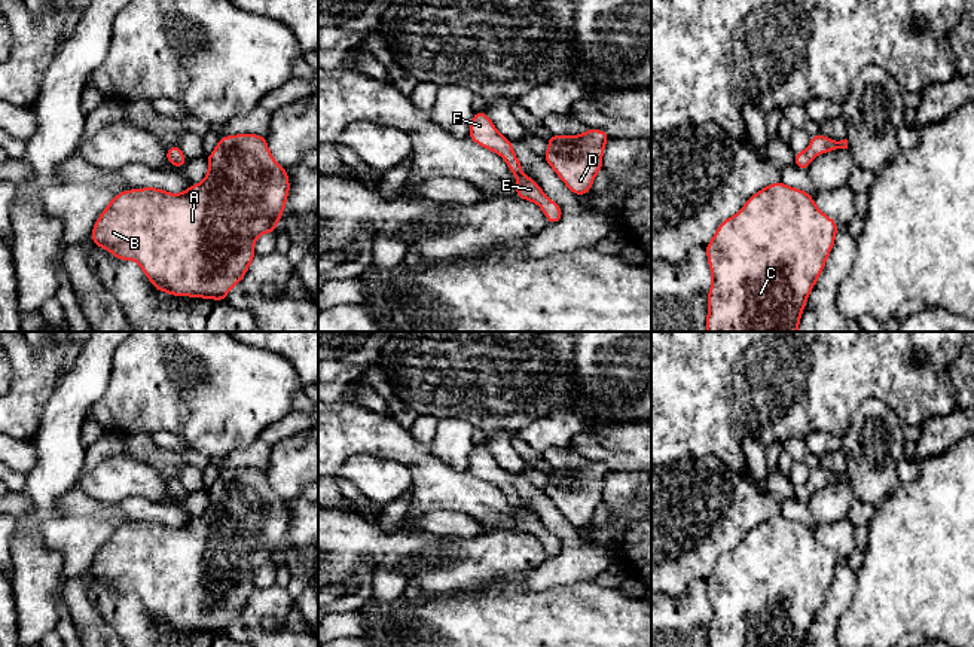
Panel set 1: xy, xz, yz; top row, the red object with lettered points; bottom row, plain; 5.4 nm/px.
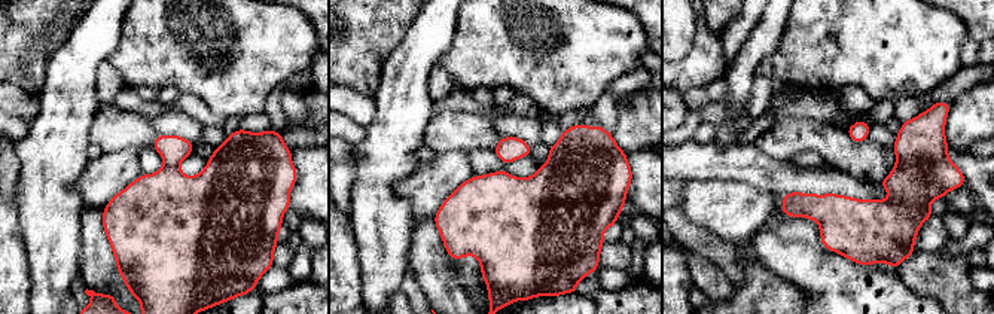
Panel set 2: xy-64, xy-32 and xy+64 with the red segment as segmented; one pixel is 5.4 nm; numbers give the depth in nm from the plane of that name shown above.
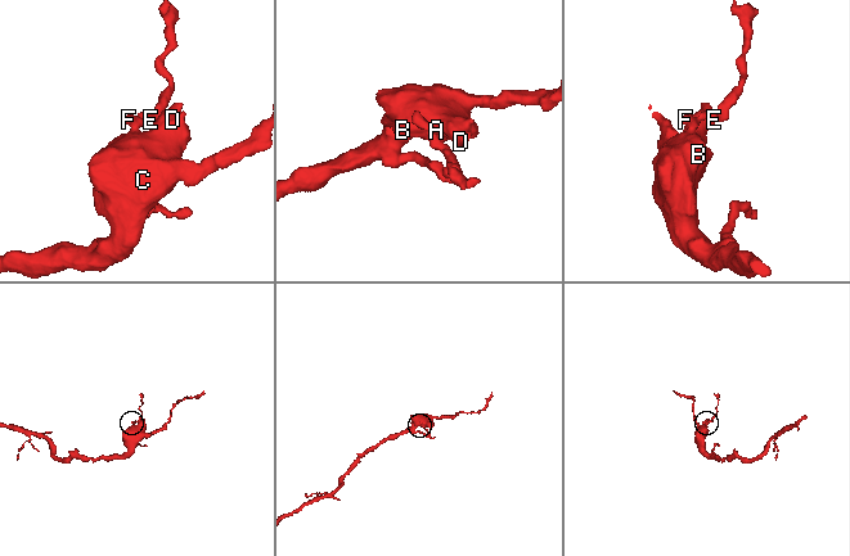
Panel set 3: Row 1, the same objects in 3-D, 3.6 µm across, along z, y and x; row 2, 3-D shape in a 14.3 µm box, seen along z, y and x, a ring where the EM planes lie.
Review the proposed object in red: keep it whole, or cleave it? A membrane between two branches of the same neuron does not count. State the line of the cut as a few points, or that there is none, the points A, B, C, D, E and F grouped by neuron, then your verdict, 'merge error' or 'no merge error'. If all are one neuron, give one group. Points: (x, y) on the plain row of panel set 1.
no cut; A B C D E F; no merge error

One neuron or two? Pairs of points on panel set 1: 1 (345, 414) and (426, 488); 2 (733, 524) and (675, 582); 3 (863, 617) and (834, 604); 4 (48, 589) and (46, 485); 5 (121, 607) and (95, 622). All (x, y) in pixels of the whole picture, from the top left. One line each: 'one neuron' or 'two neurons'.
1: one neuron
2: one neuron
3: two neurons
4: one neuron
5: two neurons

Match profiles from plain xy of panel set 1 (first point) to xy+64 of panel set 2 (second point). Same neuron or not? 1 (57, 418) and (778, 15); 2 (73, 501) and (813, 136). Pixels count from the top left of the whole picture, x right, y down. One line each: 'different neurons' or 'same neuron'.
1: same neuron
2: different neurons

